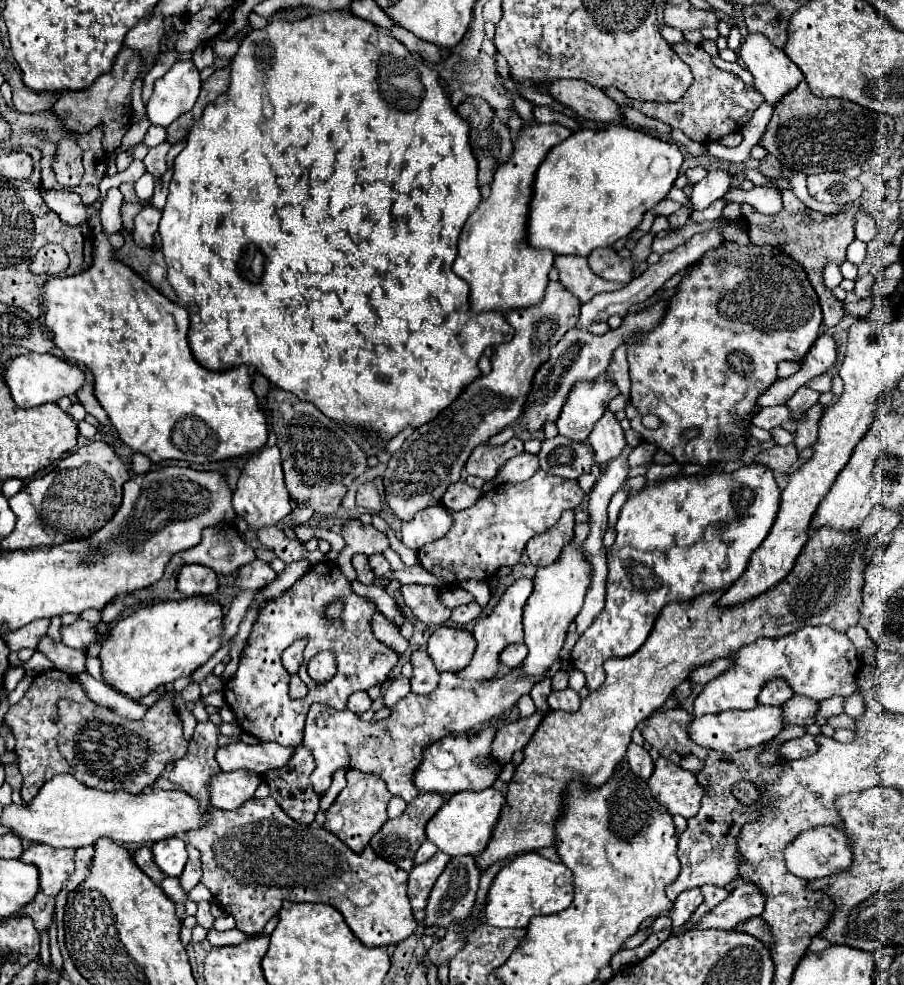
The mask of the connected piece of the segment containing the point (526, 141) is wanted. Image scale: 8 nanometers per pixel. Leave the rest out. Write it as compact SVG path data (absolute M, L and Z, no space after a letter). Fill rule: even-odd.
M533 123L525 125L515 139L513 155L503 163L491 183L489 199L481 201L473 215L467 219L461 237L459 253L453 263L453 271L465 279L471 287L471 309L473 311L511 311L539 305L543 301L549 271L553 267L555 255L551 251L539 251L525 243L525 223L527 205L531 197L533 175L547 151L557 143L565 141L571 131L559 123Z

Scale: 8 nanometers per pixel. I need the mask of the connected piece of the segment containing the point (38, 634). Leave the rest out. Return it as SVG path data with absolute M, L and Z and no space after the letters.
M38 619L33 621L31 625L21 627L19 631L11 631L11 635L9 635L9 639L7 639L9 649L11 649L11 651L19 651L19 649L23 649L23 647L37 649L39 641L47 634L49 624L49 619Z

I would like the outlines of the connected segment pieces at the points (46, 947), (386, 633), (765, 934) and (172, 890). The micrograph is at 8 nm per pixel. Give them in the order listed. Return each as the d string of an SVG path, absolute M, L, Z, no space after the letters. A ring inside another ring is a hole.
M41 932L40 933L40 939L41 939L41 943L40 943L40 960L42 962L43 965L47 966L50 964L51 962L51 958L50 958L50 939L47 933L45 932Z
M375 613L371 625L373 625L375 637L377 637L381 643L385 643L387 647L391 647L395 653L401 655L401 653L405 653L405 651L409 649L409 639L405 639L405 637L401 635L399 627L397 627L395 623L391 623L385 615Z
M753 917L747 919L745 923L739 923L739 927L735 927L736 931L741 931L757 937L759 941L763 941L765 945L773 945L773 933L769 931L769 925L763 923L761 917Z
M167 877L163 883L161 883L161 889L165 891L165 895L177 905L177 915L181 917L181 921L187 917L185 915L185 903L187 903L187 893L181 889L181 883L179 883L179 877Z

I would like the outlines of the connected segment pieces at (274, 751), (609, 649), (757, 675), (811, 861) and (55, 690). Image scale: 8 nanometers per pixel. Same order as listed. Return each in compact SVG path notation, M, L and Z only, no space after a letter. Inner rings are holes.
M235 741L227 747L219 747L215 757L223 771L249 769L253 773L265 775L269 769L285 767L285 763L289 763L289 755L293 755L295 749L297 747L281 747L279 743L247 745L243 741Z
M761 465L741 467L735 473L713 473L707 477L673 477L645 485L623 505L615 531L617 539L607 549L607 599L605 609L591 627L579 637L571 651L573 667L587 677L587 689L593 691L603 683L603 663L611 657L633 655L649 637L661 609L671 601L691 601L703 593L721 591L745 571L751 553L767 537L777 511L779 487L773 471Z
M803 627L785 637L757 639L755 643L735 651L731 657L735 659L735 665L723 675L709 681L695 699L695 717L757 705L761 687L775 677L787 679L795 693L807 695L817 701L829 699L833 695L849 697L857 689L857 651L845 633L839 633L831 627Z
M815 827L799 835L787 849L785 849L785 865L787 869L803 879L821 879L827 875L835 875L841 871L849 871L853 863L853 853L845 833L837 827Z
M63 671L39 673L25 697L15 703L5 715L5 723L11 727L19 755L19 771L23 775L21 795L23 801L31 801L45 781L59 773L69 773L87 787L101 791L125 791L131 795L143 793L163 773L167 761L175 763L187 753L187 741L183 739L183 725L175 705L175 691L165 693L141 721L131 721L109 707L93 703L77 677ZM61 703L77 707L77 711L89 711L89 723L81 727L77 739L61 739ZM57 705L59 705L59 735L57 735Z

